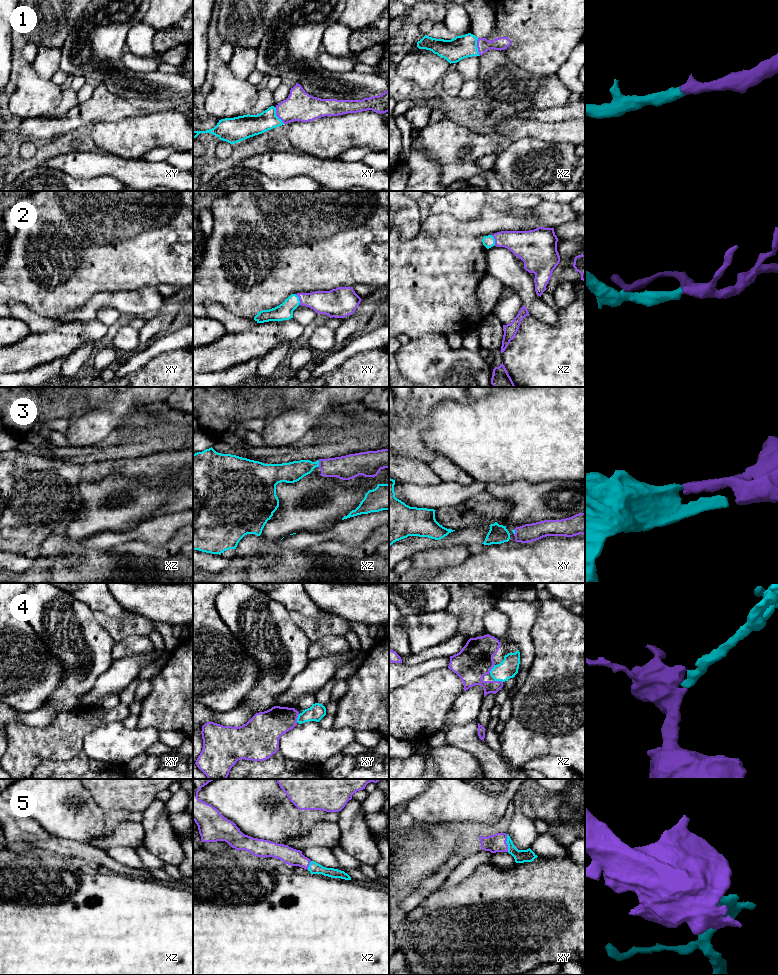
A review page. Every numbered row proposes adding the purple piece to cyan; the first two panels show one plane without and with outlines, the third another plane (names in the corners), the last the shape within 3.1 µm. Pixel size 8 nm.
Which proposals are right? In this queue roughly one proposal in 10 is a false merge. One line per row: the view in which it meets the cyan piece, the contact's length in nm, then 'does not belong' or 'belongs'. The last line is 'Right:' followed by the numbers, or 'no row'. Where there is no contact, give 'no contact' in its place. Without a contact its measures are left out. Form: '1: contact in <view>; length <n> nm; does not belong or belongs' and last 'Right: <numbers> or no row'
1: contact in xy; length 160 nm; belongs
2: contact in xy; length 90 nm; belongs
3: contact in xz; length 60 nm; belongs
4: contact in xz; length 70 nm; belongs
5: contact in xy; length 140 nm; belongs
Right: 1, 2, 3, 4, 5

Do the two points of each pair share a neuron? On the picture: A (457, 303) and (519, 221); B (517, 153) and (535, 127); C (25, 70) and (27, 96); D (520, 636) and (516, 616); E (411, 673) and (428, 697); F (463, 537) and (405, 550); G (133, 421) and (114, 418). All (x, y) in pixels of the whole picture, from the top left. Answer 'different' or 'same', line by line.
A: same
B: different
C: same
D: same
E: different
F: same
G: different

